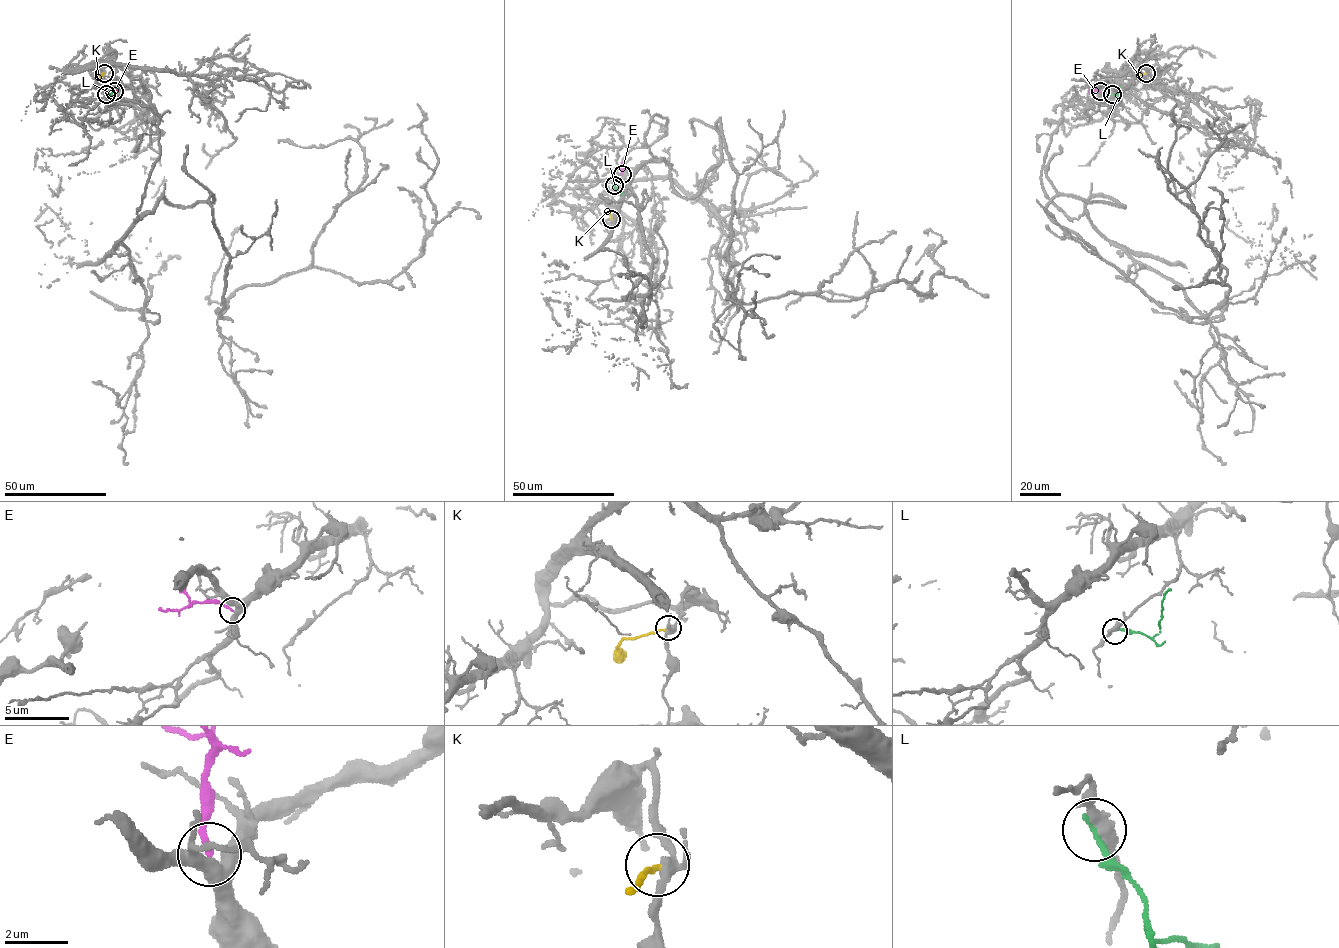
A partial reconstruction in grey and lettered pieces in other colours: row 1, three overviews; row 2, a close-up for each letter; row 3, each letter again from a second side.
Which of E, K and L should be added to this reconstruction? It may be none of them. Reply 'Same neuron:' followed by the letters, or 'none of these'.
Same neuron: E

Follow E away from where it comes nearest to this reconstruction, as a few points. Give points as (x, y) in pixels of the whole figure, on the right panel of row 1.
E: (1100, 91), (1088, 91)

